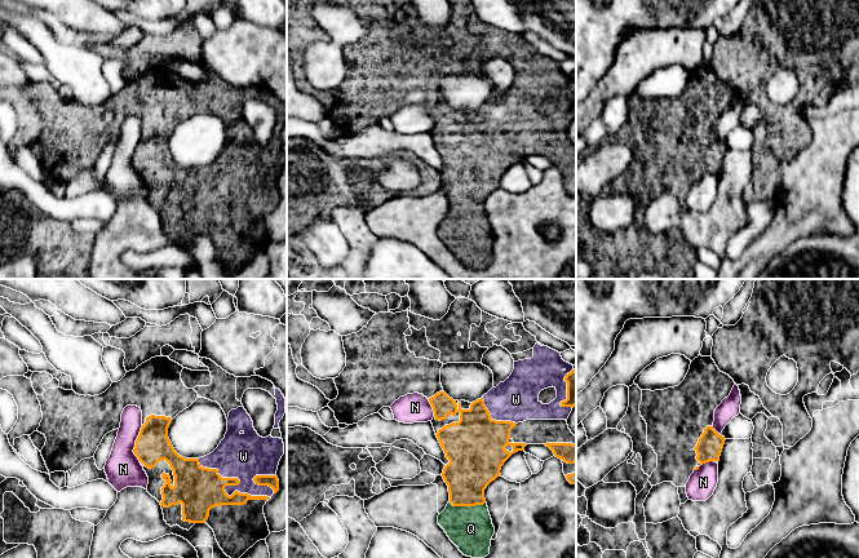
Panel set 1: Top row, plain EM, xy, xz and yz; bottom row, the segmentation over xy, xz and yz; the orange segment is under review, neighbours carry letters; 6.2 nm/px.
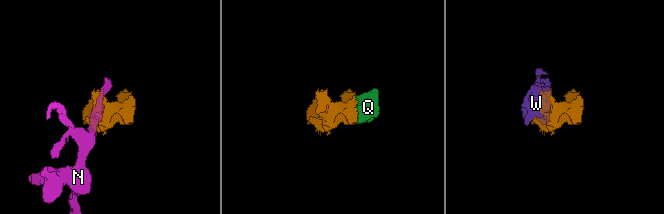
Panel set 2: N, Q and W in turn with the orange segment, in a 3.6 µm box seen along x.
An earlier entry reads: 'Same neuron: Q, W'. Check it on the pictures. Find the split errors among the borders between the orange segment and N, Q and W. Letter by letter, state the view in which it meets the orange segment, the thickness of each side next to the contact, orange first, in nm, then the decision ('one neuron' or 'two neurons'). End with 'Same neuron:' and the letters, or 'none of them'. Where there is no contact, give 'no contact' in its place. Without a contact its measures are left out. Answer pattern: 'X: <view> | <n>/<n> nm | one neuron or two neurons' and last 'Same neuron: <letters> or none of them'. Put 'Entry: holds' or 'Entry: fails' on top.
Entry: holds
N: xy | 220/220 nm | two neurons
Q: xz | 300/280 nm | one neuron
W: xy | 280/280 nm | one neuron
Same neuron: Q, W

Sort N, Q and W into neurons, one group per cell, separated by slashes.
N / Q W

